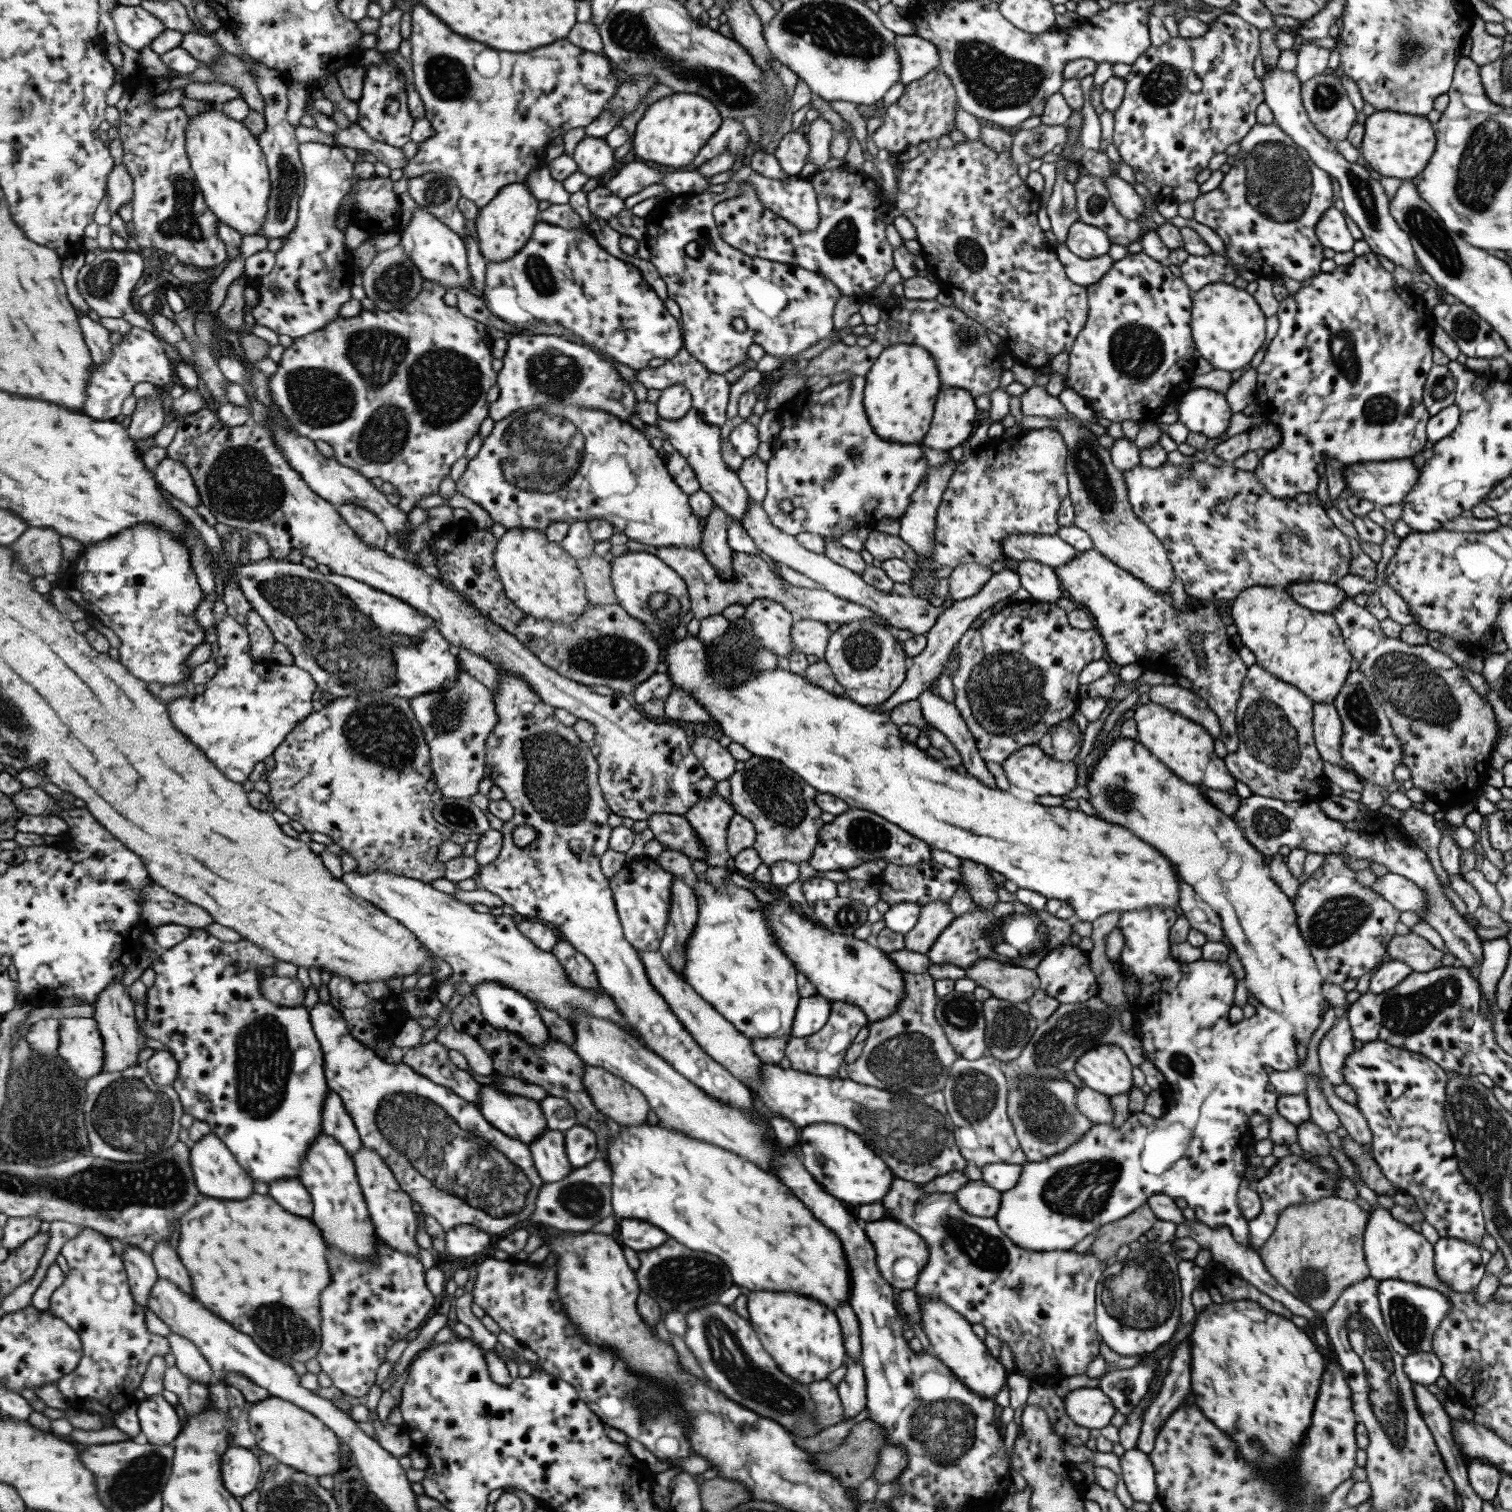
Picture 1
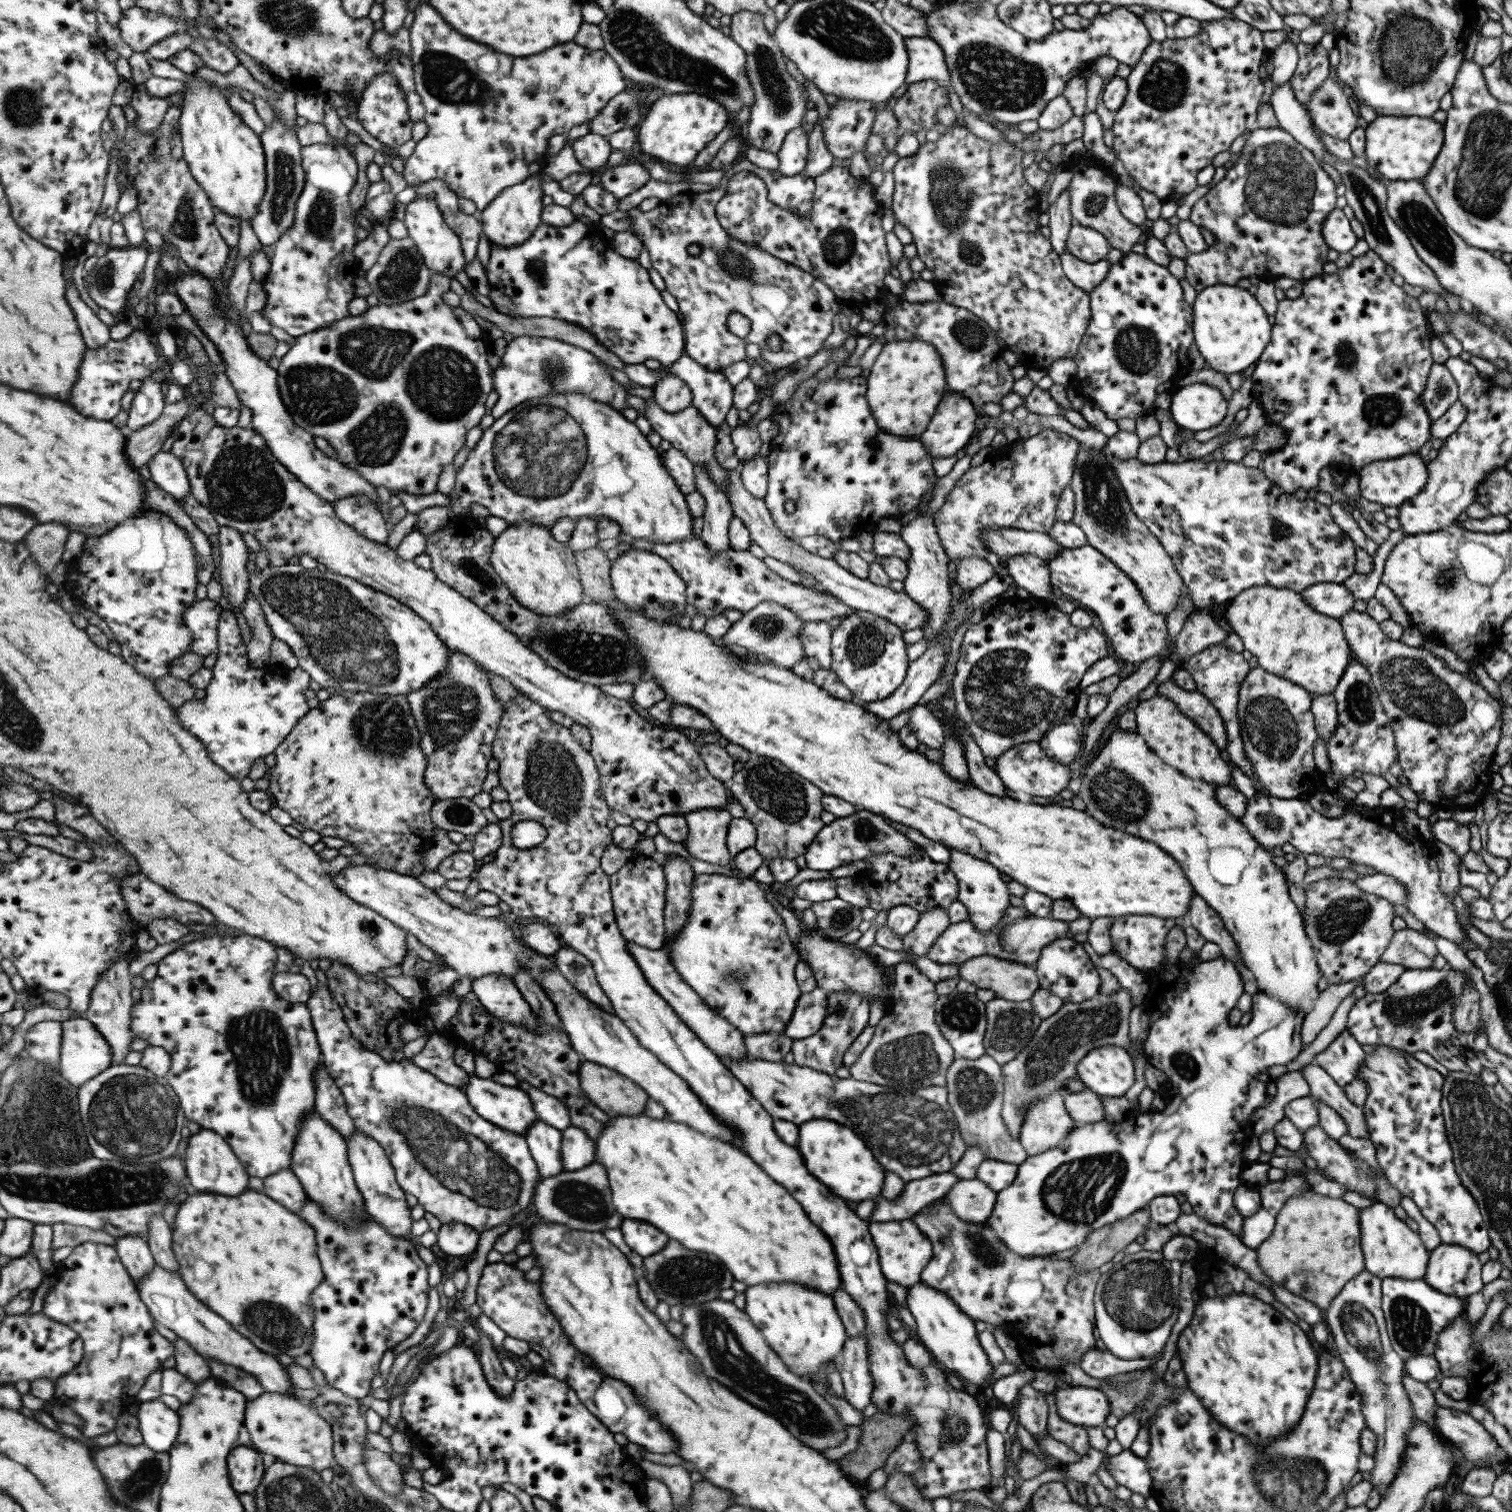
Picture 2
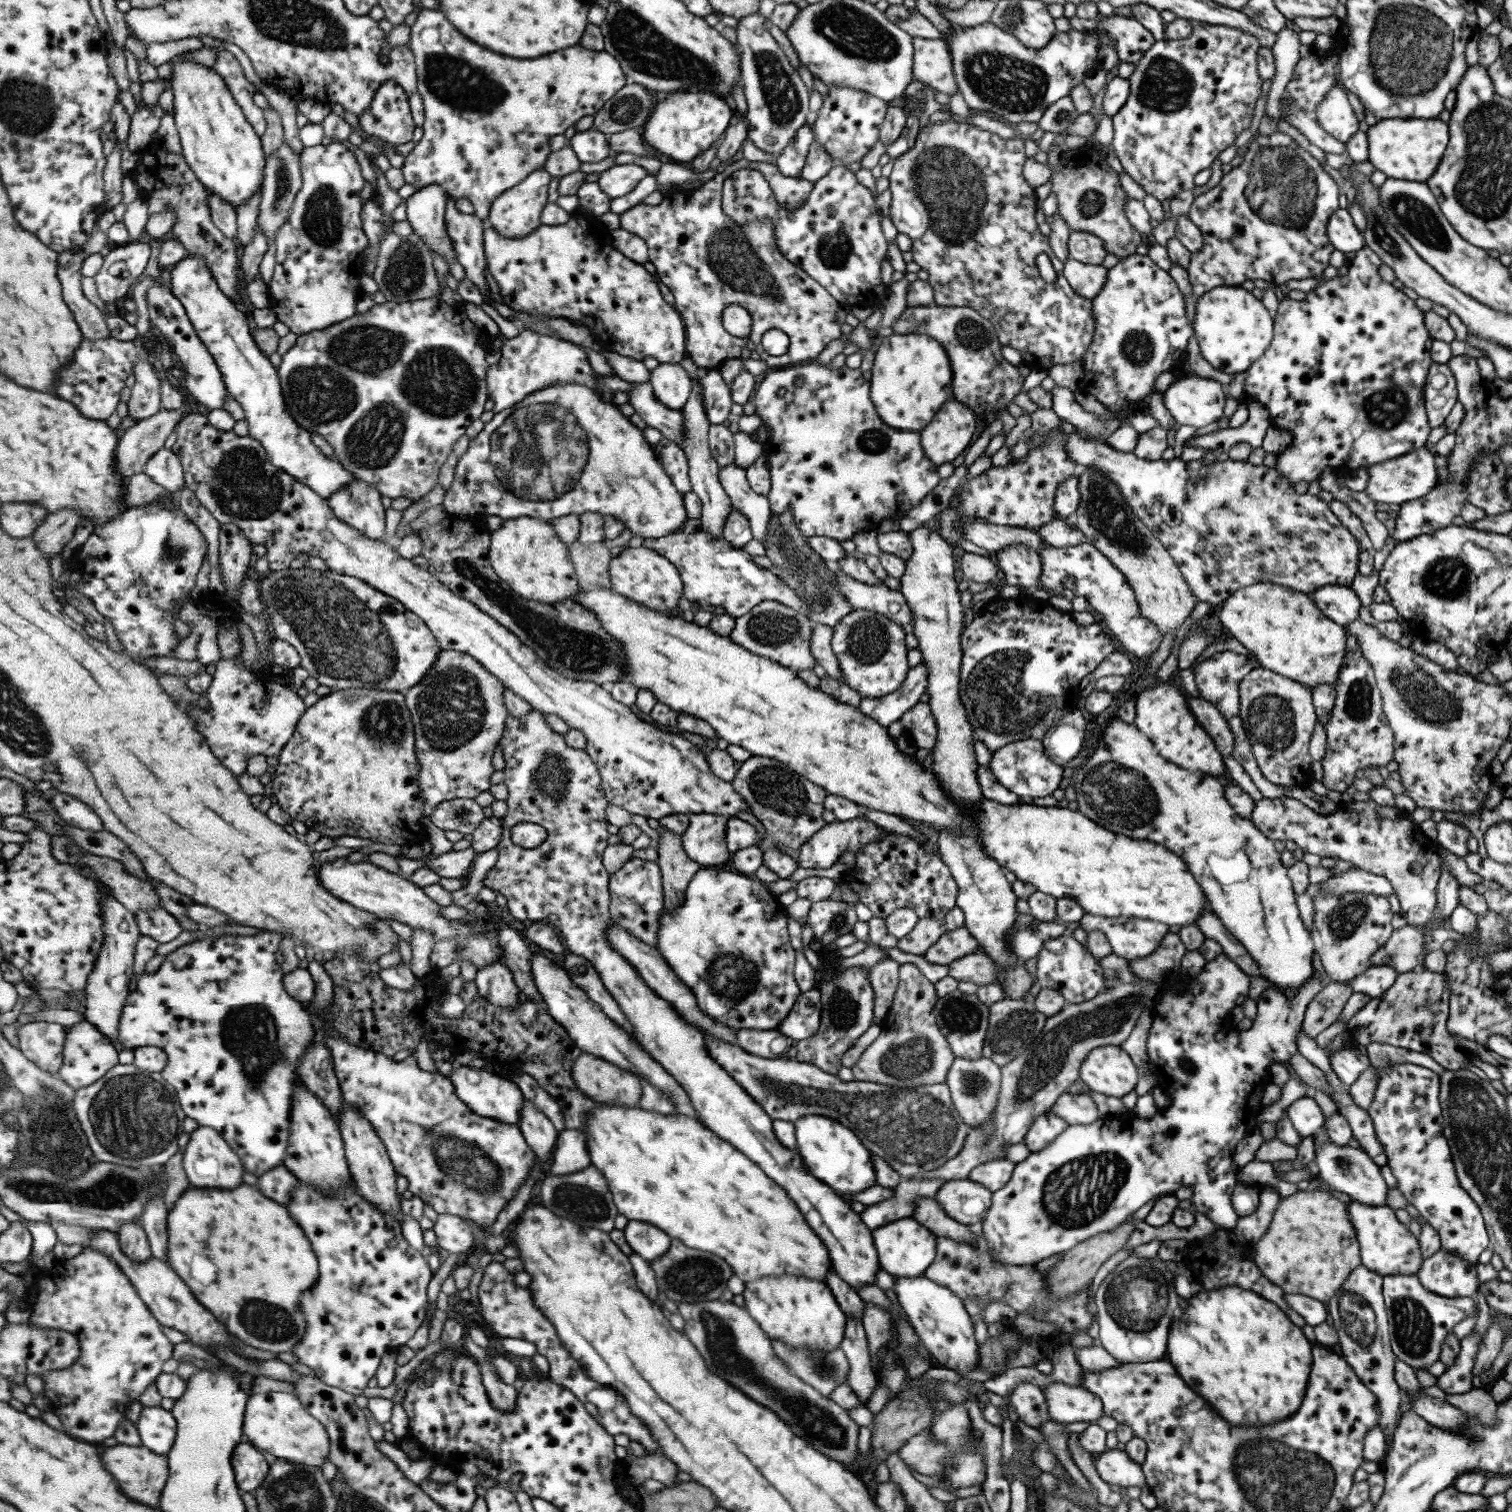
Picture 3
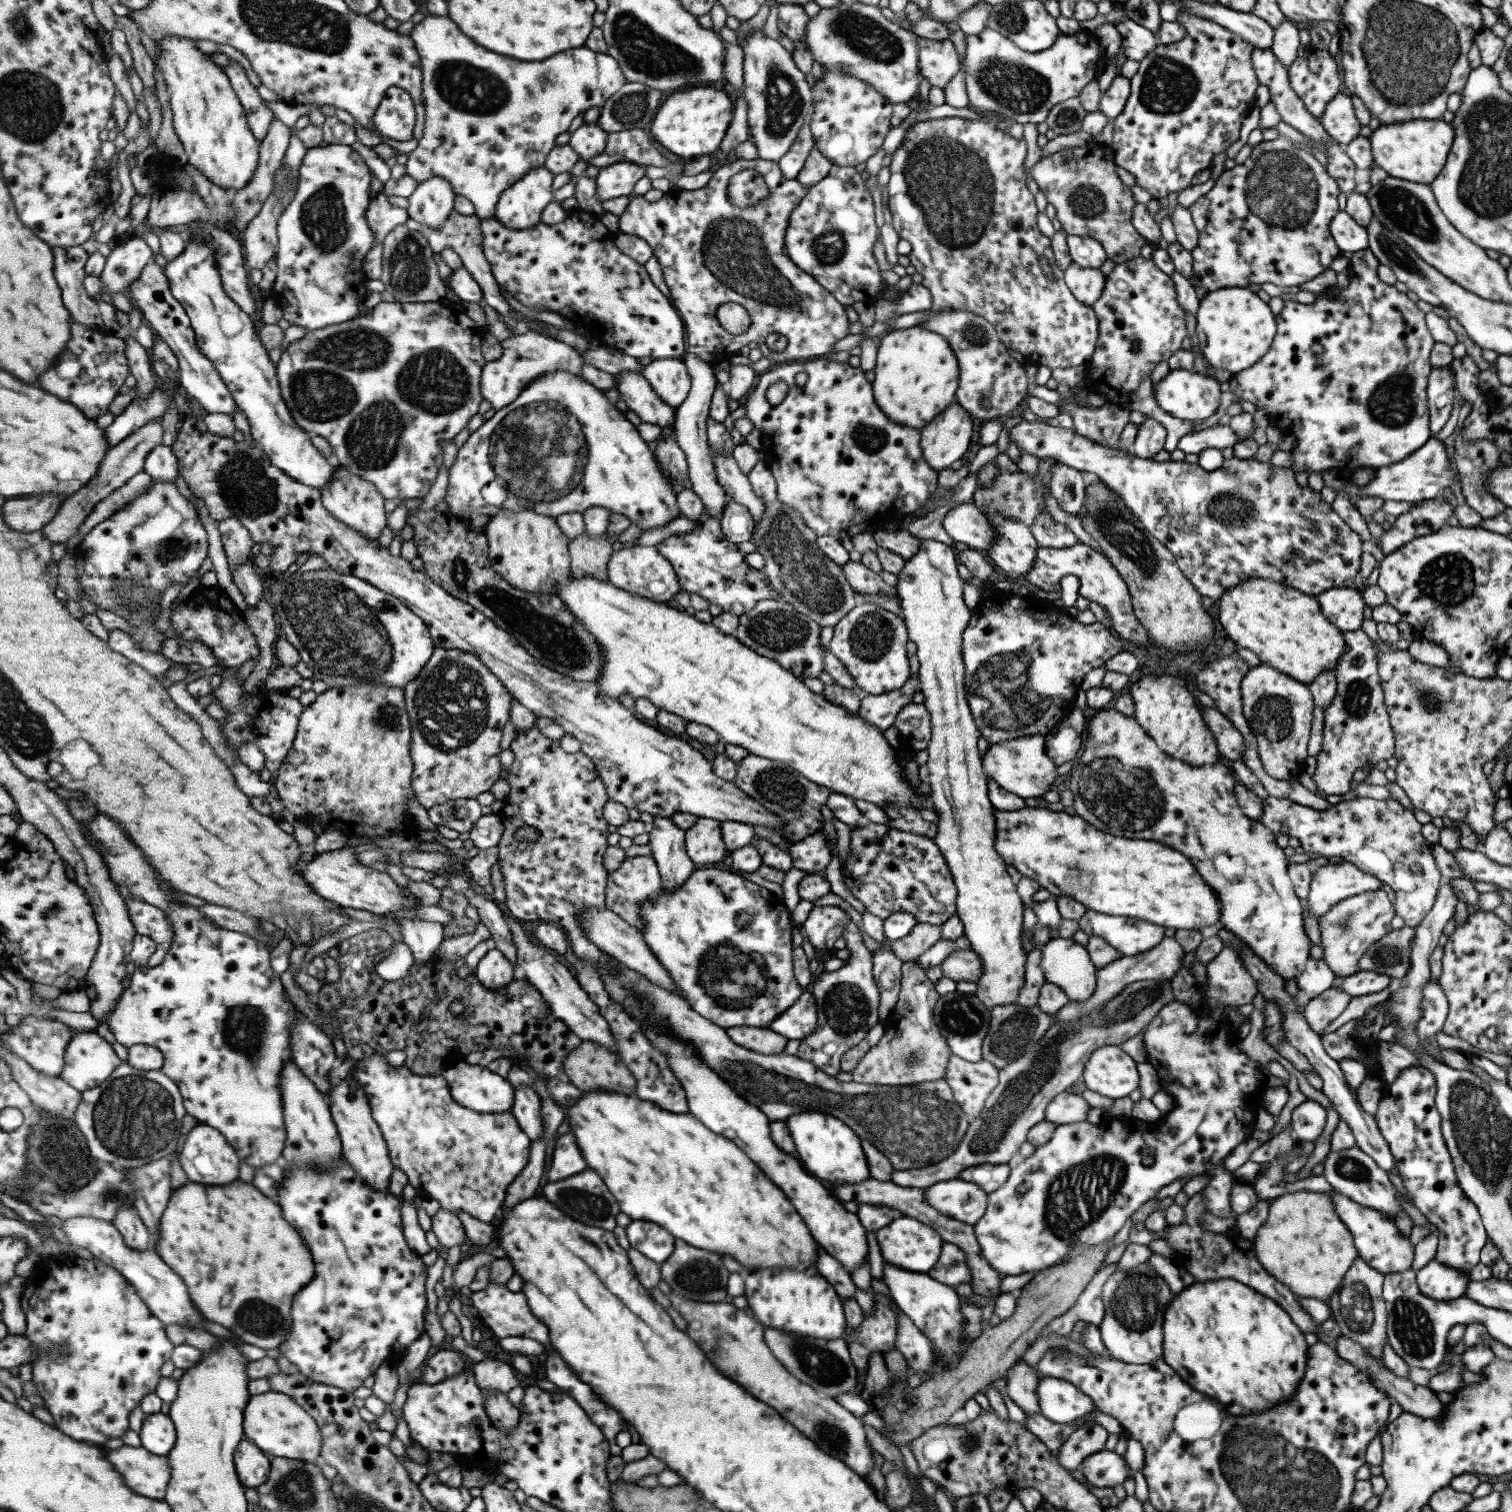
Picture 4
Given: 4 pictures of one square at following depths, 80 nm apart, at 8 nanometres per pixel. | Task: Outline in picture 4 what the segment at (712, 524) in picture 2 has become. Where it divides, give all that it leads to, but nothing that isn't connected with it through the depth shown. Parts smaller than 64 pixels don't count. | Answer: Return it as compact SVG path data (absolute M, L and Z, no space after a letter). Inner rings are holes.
M685 352L682 361L690 376L690 389L683 402L675 410L673 436L677 447L684 453L686 459L689 483L691 483L690 490L699 497L706 514L710 514L714 518L720 518L726 505L727 497L723 492L723 488L715 480L713 460L711 460L709 450L707 450L708 441L705 434L705 422L709 417L710 400L717 381L714 378L713 365L699 360L694 354Z

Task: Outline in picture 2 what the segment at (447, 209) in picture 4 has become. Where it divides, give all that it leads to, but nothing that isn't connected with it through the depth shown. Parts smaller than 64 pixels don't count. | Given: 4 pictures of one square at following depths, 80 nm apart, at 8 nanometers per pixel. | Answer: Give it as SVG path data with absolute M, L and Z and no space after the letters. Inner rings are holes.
M417 196L411 204L407 205L406 216L403 221L409 232L408 236L414 240L426 266L433 273L440 272L454 279L457 272L464 270L466 265L464 246L460 236L445 220L437 200L430 198L430 196Z

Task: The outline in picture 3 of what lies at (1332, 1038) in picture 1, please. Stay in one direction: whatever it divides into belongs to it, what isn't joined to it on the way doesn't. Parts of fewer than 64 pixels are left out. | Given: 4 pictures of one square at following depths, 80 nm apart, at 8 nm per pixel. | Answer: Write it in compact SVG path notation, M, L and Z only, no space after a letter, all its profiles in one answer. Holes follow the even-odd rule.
M1354 1040L1344 1042L1344 1048L1337 1049L1328 1054L1330 1069L1341 1081L1342 1086L1349 1086L1365 1070L1370 1068L1366 1056L1366 1047Z

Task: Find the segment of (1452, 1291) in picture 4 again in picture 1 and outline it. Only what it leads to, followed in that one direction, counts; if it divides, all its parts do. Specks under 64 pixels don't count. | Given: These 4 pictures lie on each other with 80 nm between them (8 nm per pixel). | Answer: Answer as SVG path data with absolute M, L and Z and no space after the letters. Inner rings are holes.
M1439 1237L1437 1242L1432 1244L1432 1249L1434 1250L1434 1271L1441 1282L1444 1282L1452 1291L1458 1293L1475 1290L1477 1283L1485 1272L1484 1264L1480 1259L1481 1248L1464 1240Z

